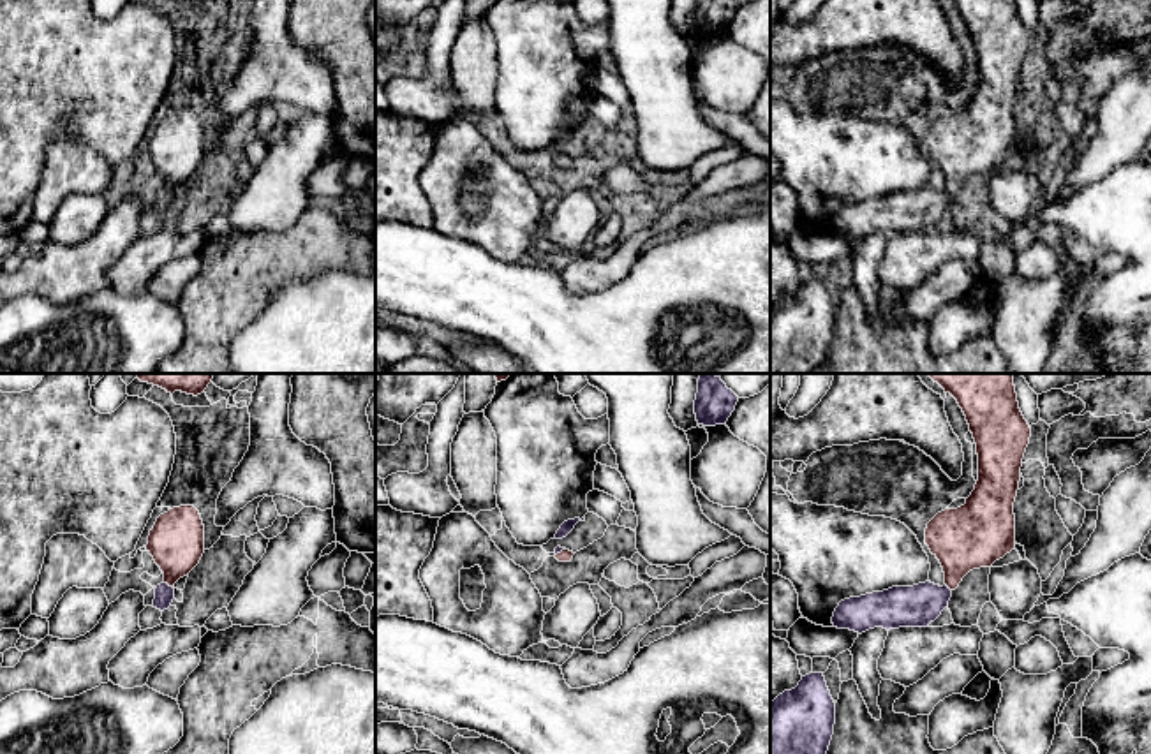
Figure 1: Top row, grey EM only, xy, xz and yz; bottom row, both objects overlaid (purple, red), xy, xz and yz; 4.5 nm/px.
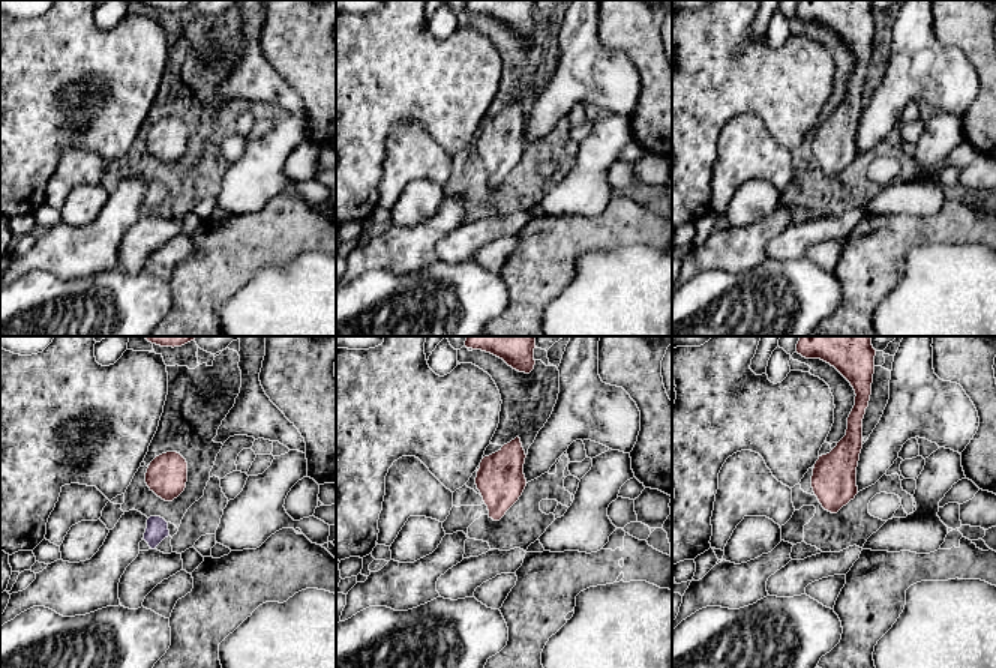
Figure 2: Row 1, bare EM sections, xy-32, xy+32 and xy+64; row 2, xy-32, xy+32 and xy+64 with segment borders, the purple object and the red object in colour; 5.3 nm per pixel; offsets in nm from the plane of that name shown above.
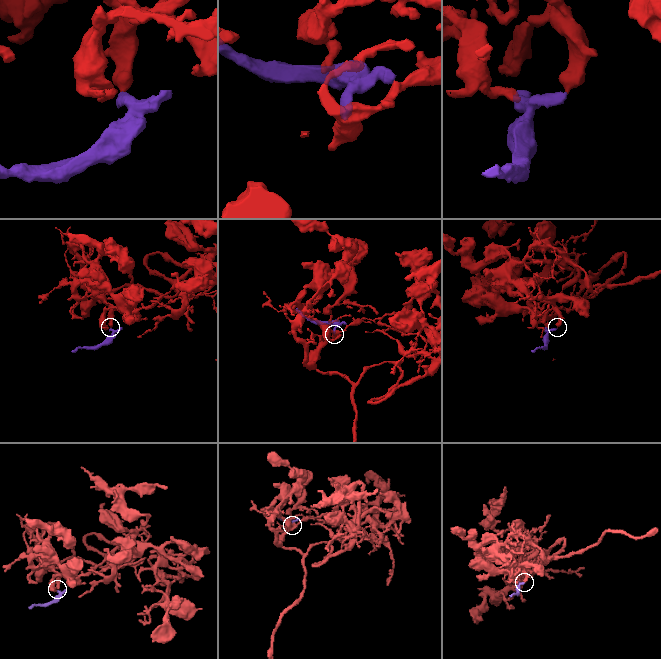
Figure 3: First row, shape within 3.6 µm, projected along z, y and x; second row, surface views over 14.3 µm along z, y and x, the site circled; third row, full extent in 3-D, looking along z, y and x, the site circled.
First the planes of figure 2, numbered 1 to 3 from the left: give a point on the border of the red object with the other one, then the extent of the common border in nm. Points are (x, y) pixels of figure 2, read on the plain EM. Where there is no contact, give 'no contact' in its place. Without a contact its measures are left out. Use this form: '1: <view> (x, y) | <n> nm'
1: no contact
2: no contact
3: no contact

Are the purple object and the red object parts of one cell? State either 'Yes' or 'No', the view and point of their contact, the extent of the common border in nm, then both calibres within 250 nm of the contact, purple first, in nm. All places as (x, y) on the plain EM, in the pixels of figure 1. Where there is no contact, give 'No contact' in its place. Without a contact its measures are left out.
Yes. Touches purple at xy (166, 189). Shared border 70 nm. Thickness 90 nm (purple) against 260 nm

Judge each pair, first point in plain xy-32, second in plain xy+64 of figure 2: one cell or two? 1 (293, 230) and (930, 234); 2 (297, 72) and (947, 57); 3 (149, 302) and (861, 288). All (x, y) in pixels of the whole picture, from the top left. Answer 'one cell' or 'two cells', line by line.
1: one cell
2: two cells
3: two cells

